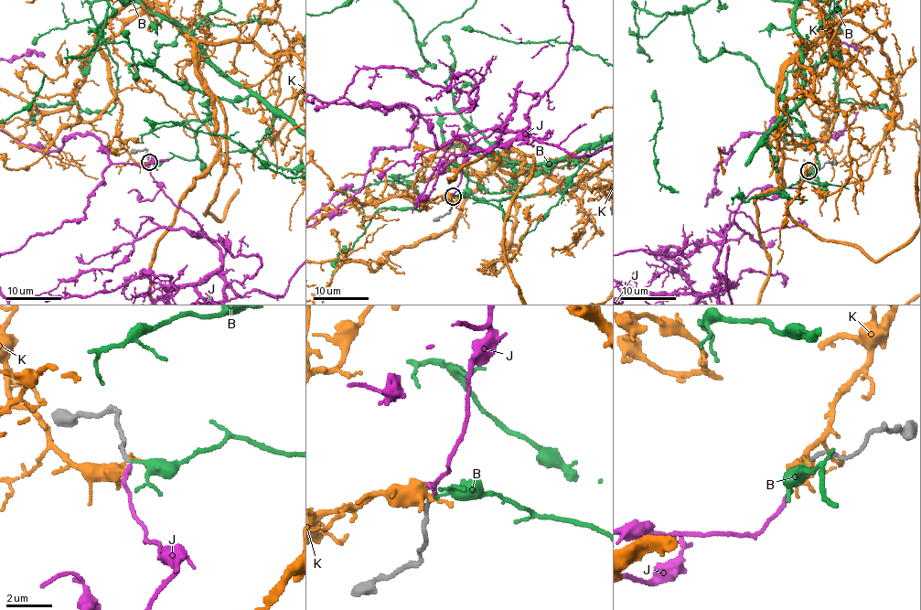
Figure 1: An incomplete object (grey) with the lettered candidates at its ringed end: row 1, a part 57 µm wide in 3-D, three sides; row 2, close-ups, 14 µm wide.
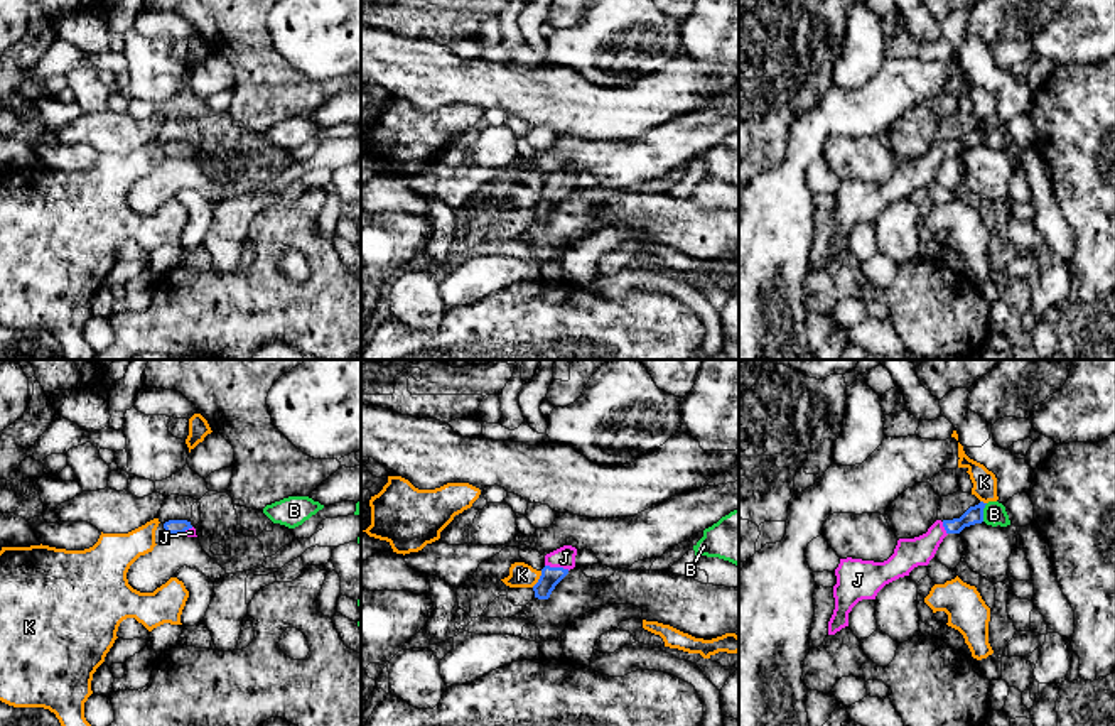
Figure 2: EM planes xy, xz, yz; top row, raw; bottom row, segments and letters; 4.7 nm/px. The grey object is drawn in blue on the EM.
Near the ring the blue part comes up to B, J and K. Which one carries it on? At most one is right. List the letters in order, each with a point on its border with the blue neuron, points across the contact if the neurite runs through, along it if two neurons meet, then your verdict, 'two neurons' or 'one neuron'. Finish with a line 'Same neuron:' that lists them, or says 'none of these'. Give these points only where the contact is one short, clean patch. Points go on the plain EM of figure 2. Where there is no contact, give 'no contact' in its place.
B: yz (982, 134) | along yz (987, 125), (982, 142) | two neurons
J: xz (557, 189) | across xz (550, 198), (557, 189), (564, 179) | one neuron
K: xz (538, 201) | along xz (542, 193), (532, 208) | two neurons
Same neuron: J

